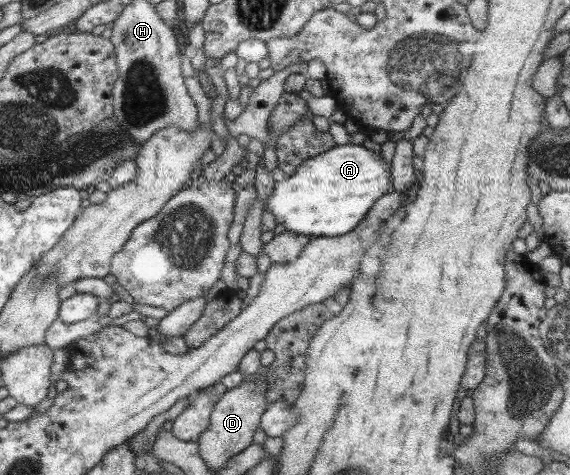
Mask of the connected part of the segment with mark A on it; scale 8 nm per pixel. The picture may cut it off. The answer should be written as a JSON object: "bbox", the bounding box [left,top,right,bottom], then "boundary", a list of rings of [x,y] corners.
{"bbox":[267,145,389,237],"boundary":[[[336,145],[305,161],[295,175],[275,182],[267,207],[286,231],[316,237],[342,236],[366,219],[367,212],[381,196],[389,193],[389,173],[385,159],[363,145]]]}

